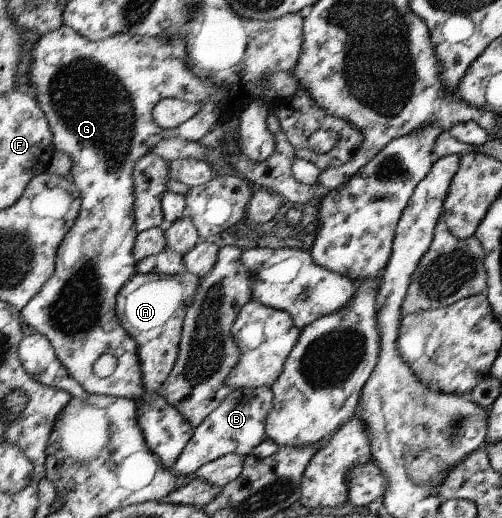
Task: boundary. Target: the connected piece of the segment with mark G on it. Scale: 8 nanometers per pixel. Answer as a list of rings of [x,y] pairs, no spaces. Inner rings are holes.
[[[64,25],[60,30],[55,30],[50,34],[42,35],[32,50],[32,63],[30,66],[30,86],[32,86],[32,92],[37,97],[38,102],[42,105],[44,112],[48,115],[50,121],[50,128],[54,132],[54,146],[57,150],[66,152],[71,155],[73,161],[73,167],[71,174],[78,184],[78,188],[82,192],[83,205],[82,214],[76,221],[76,226],[70,230],[70,234],[66,237],[58,257],[58,270],[51,278],[46,286],[42,288],[42,292],[38,296],[34,297],[34,300],[30,302],[29,306],[21,311],[24,323],[28,330],[49,336],[49,339],[54,344],[54,348],[57,348],[58,356],[62,361],[62,364],[71,372],[71,375],[86,388],[88,392],[96,393],[99,395],[112,395],[122,398],[131,398],[136,400],[136,404],[140,406],[142,404],[142,396],[146,394],[146,384],[144,384],[144,368],[142,368],[142,358],[140,358],[140,346],[138,346],[138,340],[126,330],[122,320],[120,320],[120,314],[118,314],[118,296],[122,294],[122,288],[138,274],[138,256],[134,254],[134,250],[138,246],[138,236],[142,234],[138,230],[138,212],[136,209],[136,164],[146,158],[150,153],[154,153],[156,146],[163,140],[170,140],[170,138],[185,138],[186,142],[199,143],[202,138],[209,134],[212,128],[218,124],[218,104],[220,100],[226,96],[226,90],[222,90],[220,86],[216,86],[212,80],[202,80],[198,78],[192,70],[190,70],[190,64],[186,64],[186,34],[172,34],[172,36],[134,36],[130,32],[122,32],[113,36],[112,38],[101,40],[98,42],[92,42],[88,40],[88,37],[82,36],[82,33],[76,32],[74,28]],[[165,98],[179,98],[186,100],[186,102],[200,102],[202,108],[200,112],[195,116],[192,116],[190,120],[186,121],[183,125],[176,127],[175,129],[162,128],[156,120],[154,120],[154,108],[162,102]],[[104,354],[112,354],[117,360],[118,364],[116,370],[109,376],[100,378],[96,372],[94,372],[94,366],[96,362],[104,356]]]

